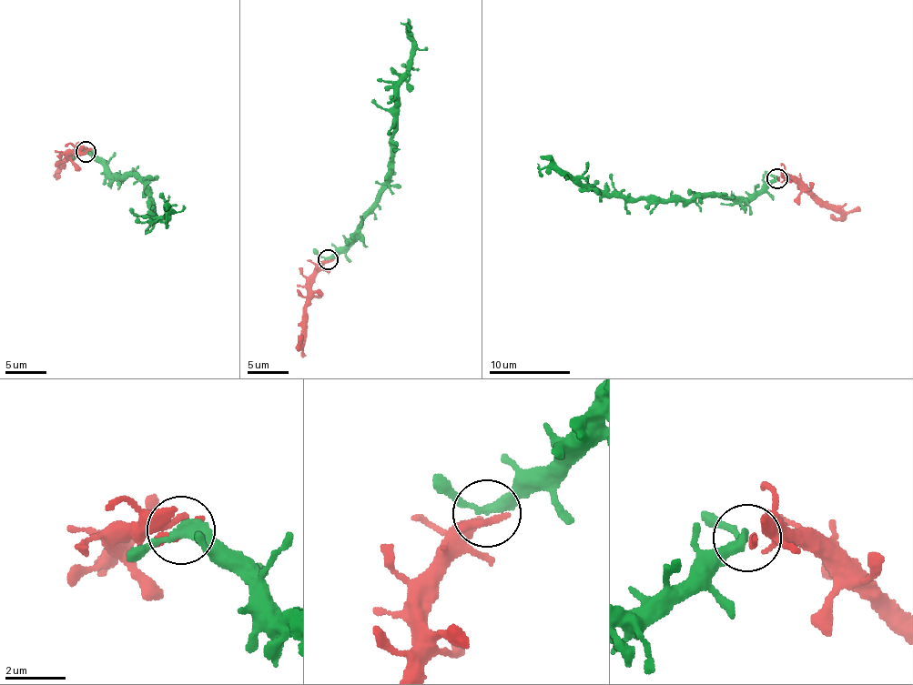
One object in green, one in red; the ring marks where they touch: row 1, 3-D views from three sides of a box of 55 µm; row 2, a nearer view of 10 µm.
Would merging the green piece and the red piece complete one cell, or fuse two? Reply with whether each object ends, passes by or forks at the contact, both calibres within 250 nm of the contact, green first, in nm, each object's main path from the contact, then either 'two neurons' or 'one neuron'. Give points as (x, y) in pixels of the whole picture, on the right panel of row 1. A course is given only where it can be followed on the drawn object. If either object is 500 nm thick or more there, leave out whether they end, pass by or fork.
green passes by; red ends; calibres 320 and 320 nm; course green (777, 179), (739, 199), (710, 193), (688, 199), (625, 199), (601, 196), (560, 170), (543, 167), (542, 176); course red (777, 179), (797, 184), (824, 205), (845, 212), (860, 209); one neuron

